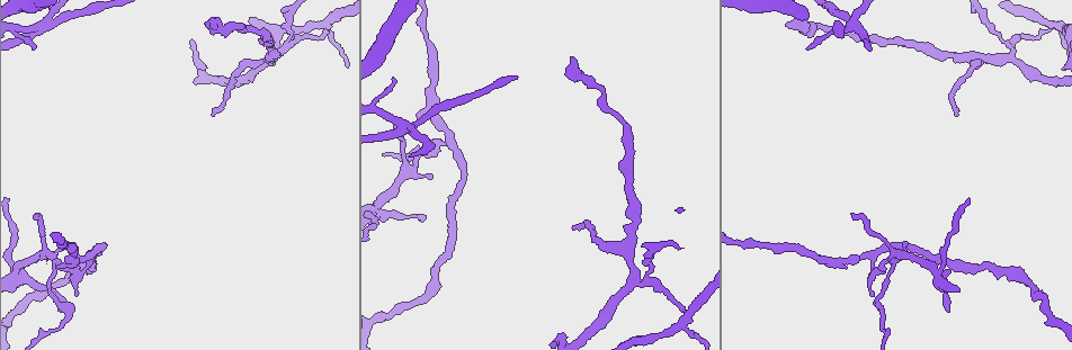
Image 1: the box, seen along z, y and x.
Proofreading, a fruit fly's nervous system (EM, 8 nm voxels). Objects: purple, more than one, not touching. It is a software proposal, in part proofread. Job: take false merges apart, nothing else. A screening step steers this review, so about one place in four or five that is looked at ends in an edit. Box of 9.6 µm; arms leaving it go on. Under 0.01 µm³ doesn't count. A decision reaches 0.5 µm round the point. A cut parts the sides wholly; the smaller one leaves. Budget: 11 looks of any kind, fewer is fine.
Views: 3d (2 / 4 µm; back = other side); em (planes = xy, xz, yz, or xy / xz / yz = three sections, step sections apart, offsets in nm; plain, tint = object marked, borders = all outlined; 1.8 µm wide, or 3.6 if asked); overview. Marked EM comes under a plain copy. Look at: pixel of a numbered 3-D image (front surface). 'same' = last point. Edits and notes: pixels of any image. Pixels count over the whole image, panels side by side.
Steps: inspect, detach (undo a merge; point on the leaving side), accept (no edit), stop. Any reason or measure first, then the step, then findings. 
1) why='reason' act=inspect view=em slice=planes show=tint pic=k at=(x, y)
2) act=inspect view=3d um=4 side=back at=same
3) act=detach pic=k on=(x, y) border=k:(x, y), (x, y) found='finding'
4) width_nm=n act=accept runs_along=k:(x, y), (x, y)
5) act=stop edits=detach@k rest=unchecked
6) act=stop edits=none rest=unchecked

why='four-way junction' act=inspect view=3d um=2 side=back pic=1 at=(686, 317)

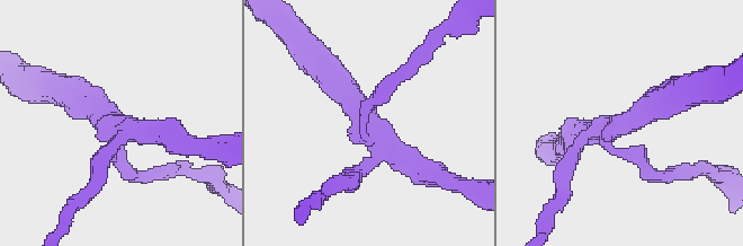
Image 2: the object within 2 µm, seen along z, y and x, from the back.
arms=4 why='shape alone is not enough' act=inspect view=em um=3.6 slice=yz step=4 show=tint pic=2 at=(111, 131)

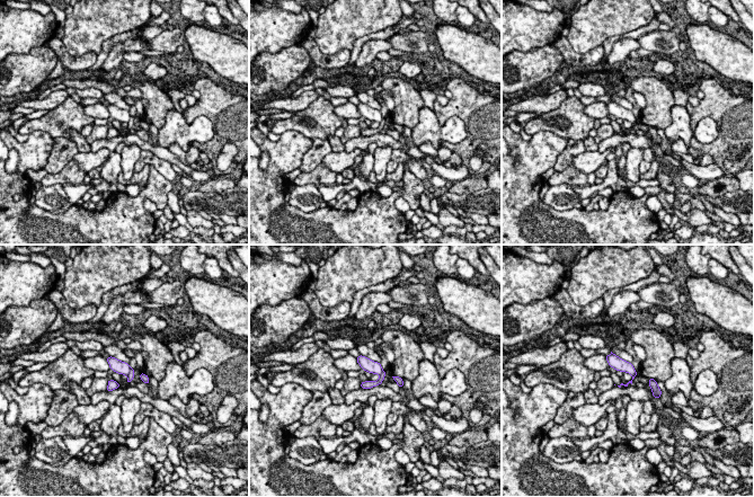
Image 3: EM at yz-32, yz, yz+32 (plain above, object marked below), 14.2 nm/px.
act=inspect view=em um=3.6 slice=planes show=tint at=same

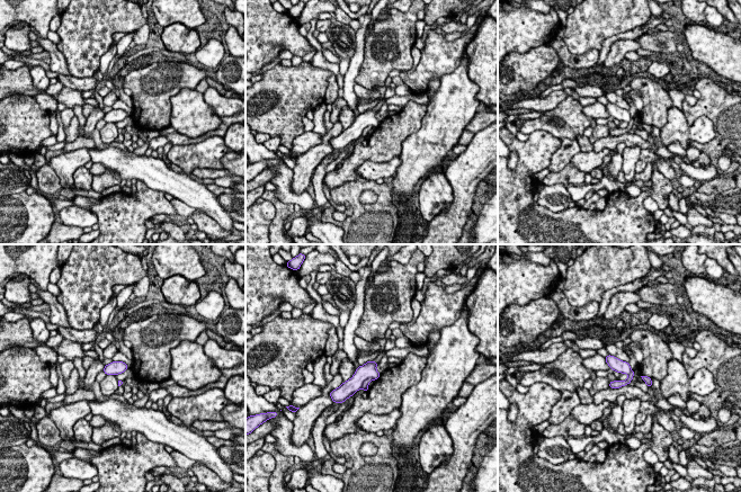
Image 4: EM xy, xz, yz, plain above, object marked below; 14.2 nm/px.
act=detach pic=4 on=(368, 369) found='a second neuron is stuck on'

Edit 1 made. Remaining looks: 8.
why='side arm on a straight run' act=inspect view=em slice=xy step=4 show=tint pic=1 at=(968, 54)

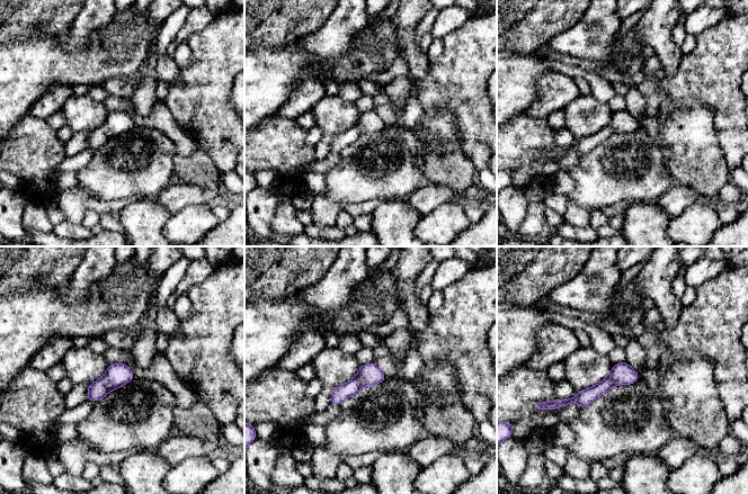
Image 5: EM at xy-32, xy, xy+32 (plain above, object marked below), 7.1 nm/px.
why='cut it another way' act=inspect view=em slice=planes show=tint at=same

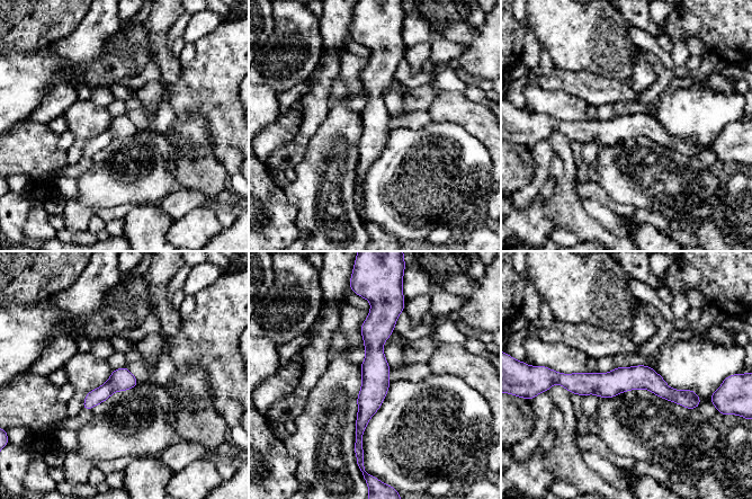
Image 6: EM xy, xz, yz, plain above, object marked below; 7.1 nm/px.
act=accept runs_along=6:(381, 310), (374, 390), (358, 443) found='continuous, no second neuron'

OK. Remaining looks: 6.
why='calibre changes' act=inspect view=3d um=4 pic=1 at=(587, 79)

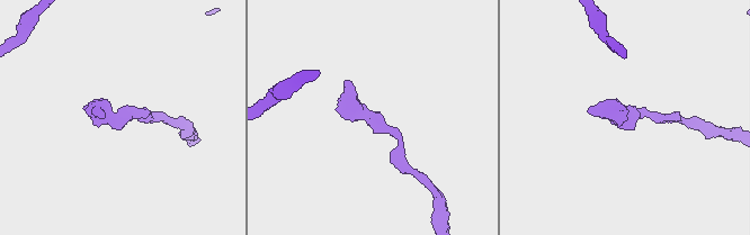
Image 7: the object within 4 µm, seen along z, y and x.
why='need the tissue' act=inspect view=em slice=planes show=tint pic=7 at=(114, 121)

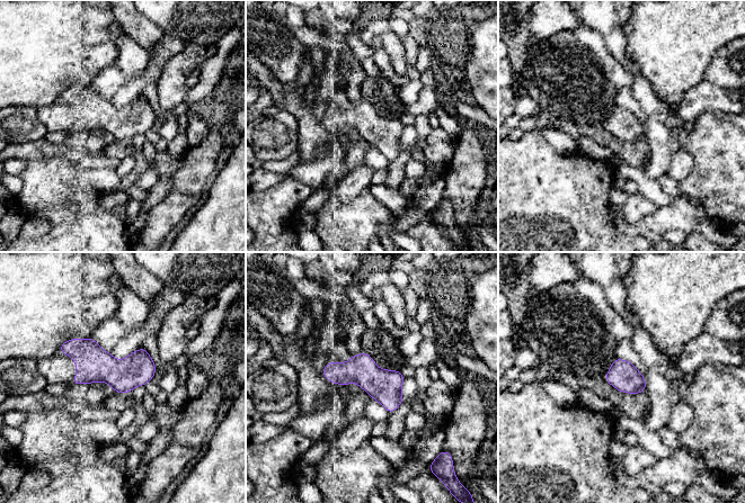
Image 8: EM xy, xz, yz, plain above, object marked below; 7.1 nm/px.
act=accept found='one neuron here'

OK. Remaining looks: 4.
why='redraw' act=inspect view=overview

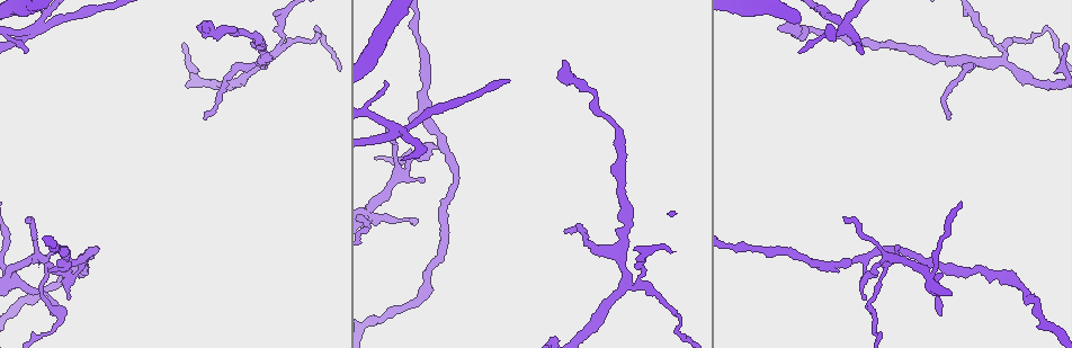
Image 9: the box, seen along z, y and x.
why='four arms meet' act=inspect view=em slice=planes show=tint pic=9 at=(27, 33)

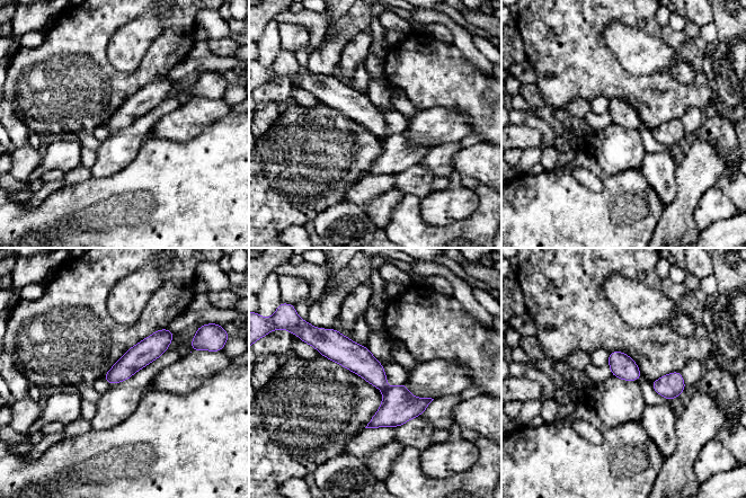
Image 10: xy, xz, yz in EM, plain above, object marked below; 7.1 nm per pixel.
act=detach pic=10 on=(399, 406) border=10:(389, 387), (384, 391) found='a second neuron is stuck on'

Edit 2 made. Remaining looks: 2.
act=stop edits=detach@4,detach@10 rest=unchecked

